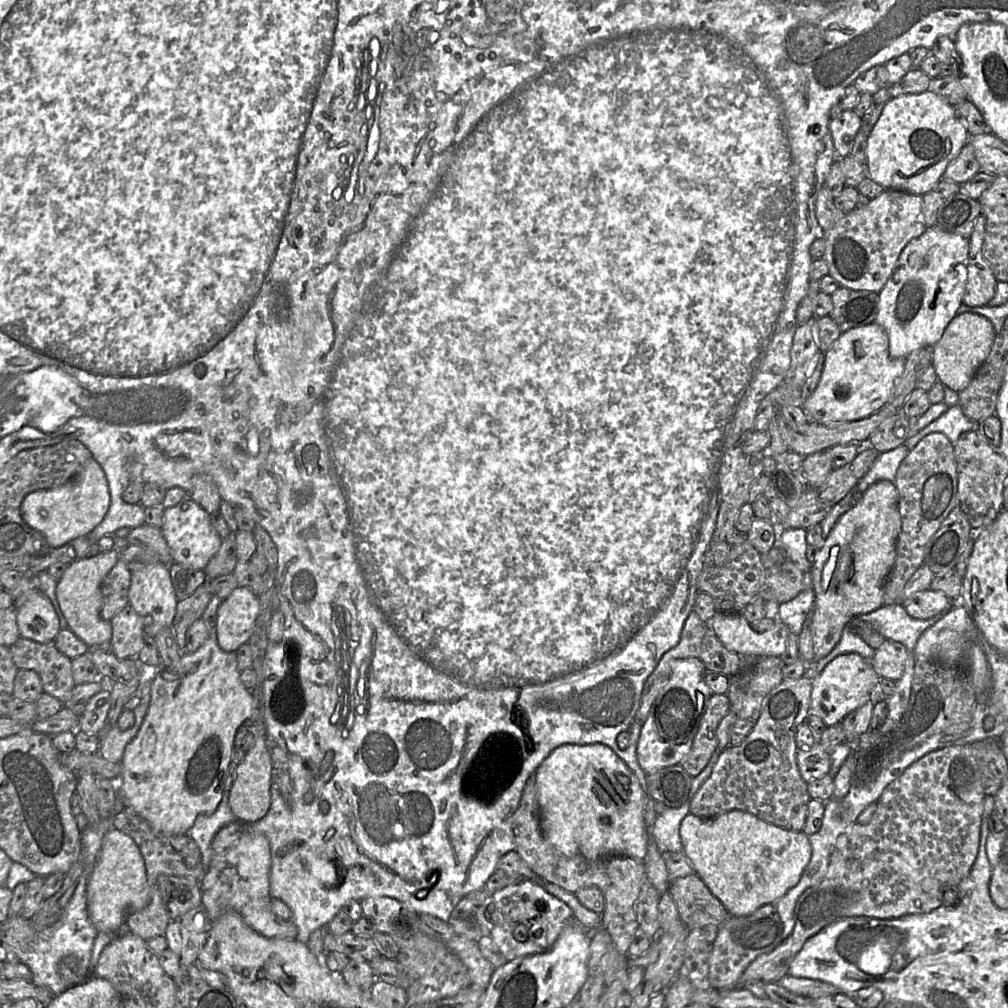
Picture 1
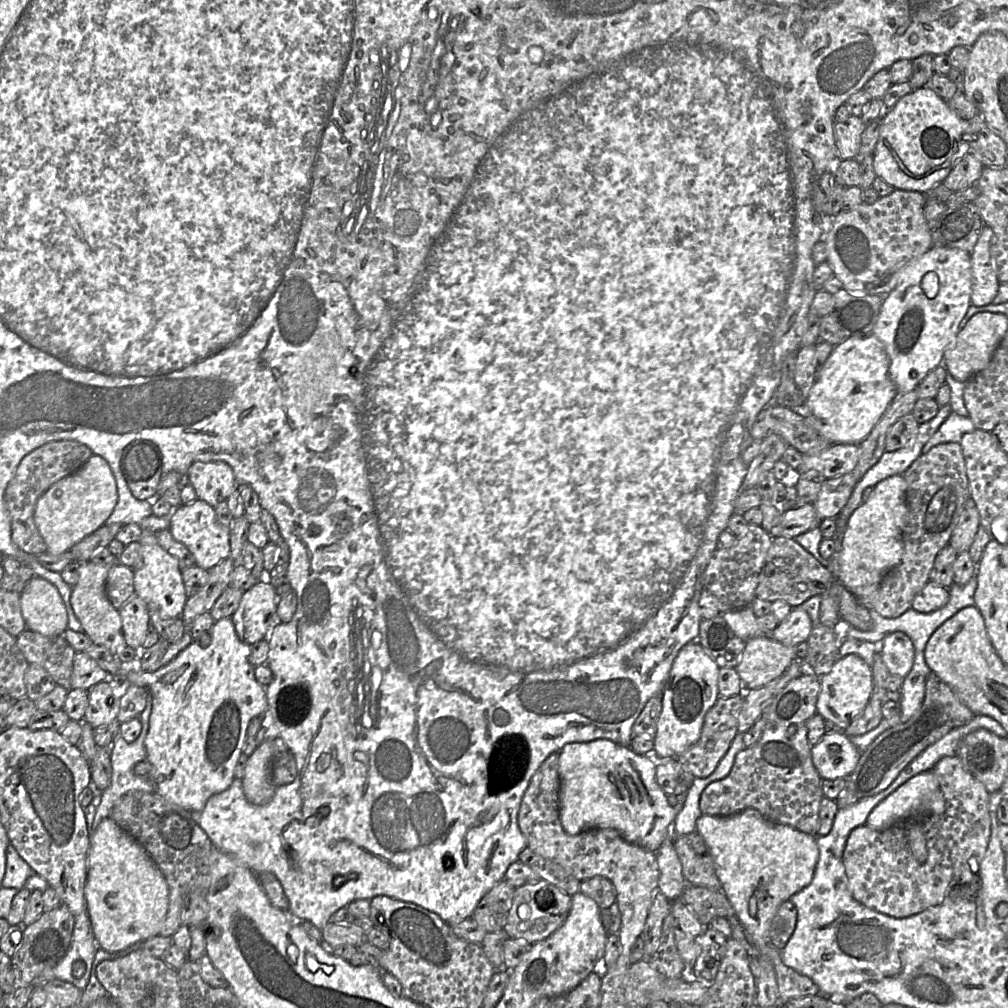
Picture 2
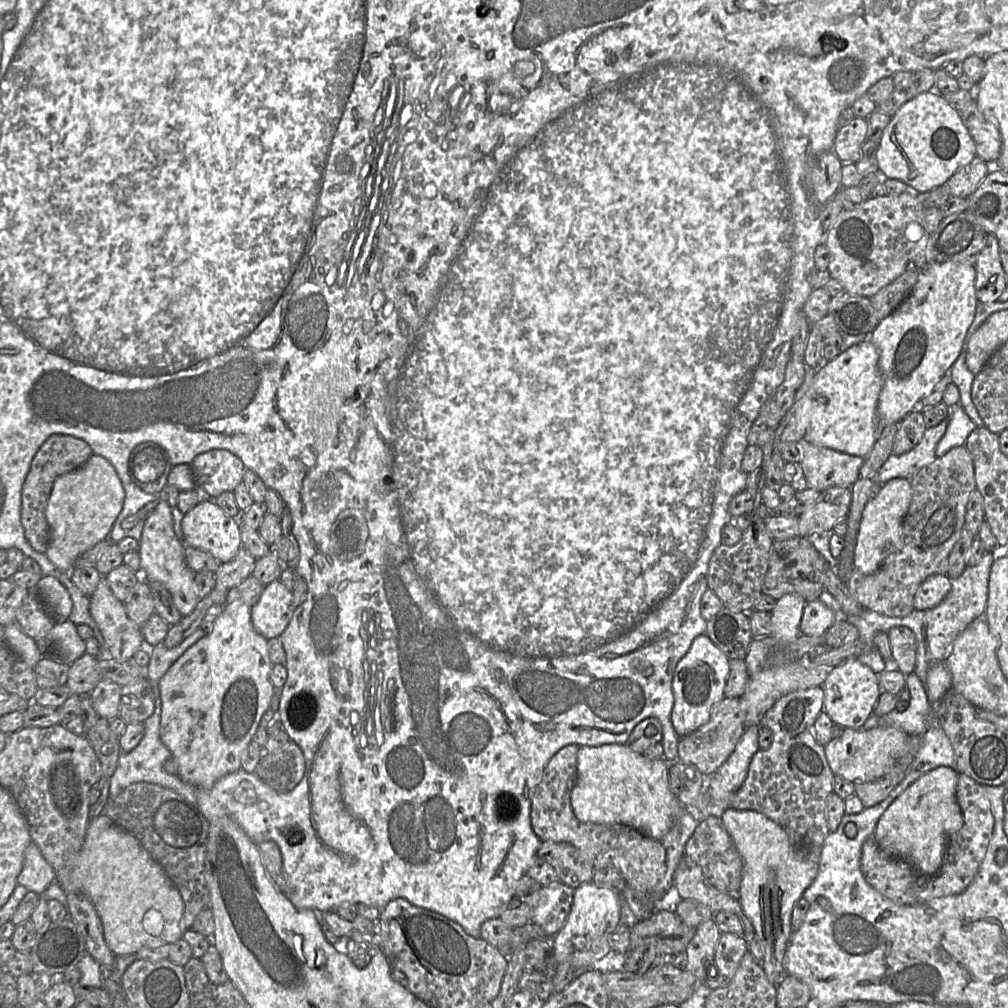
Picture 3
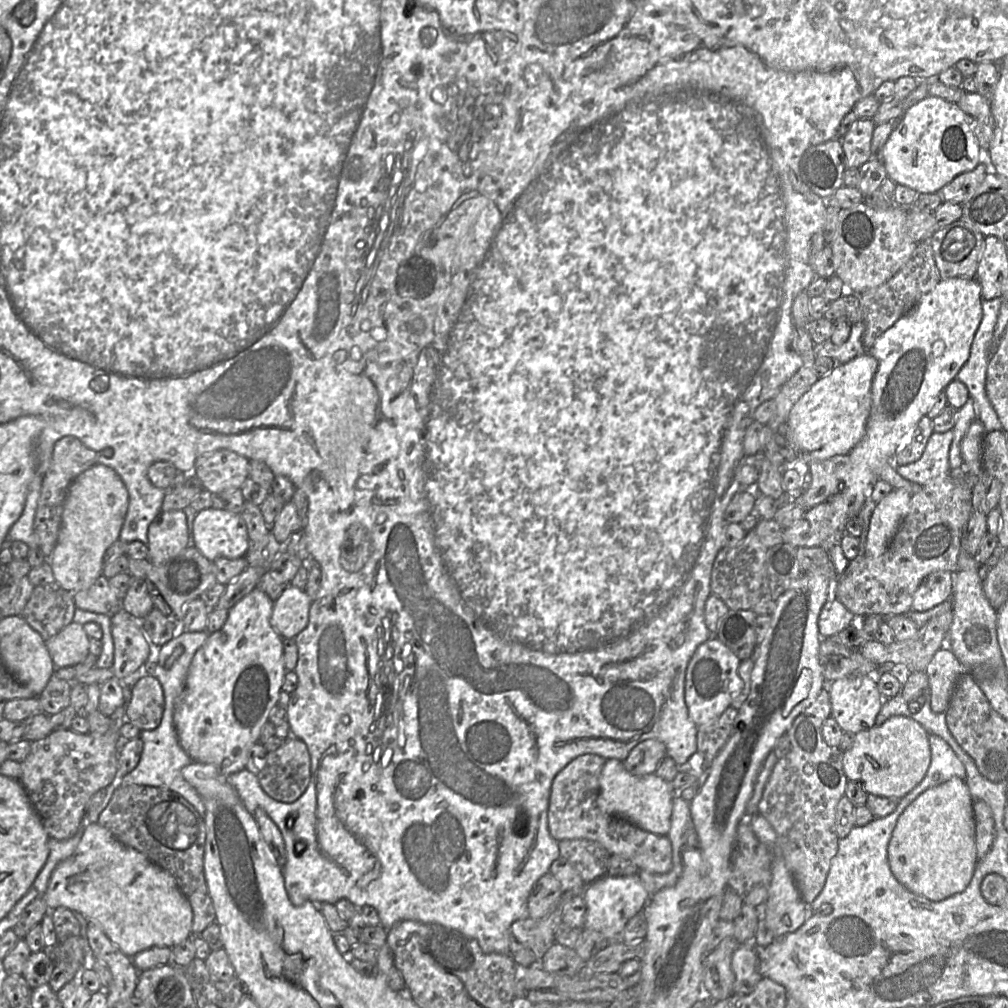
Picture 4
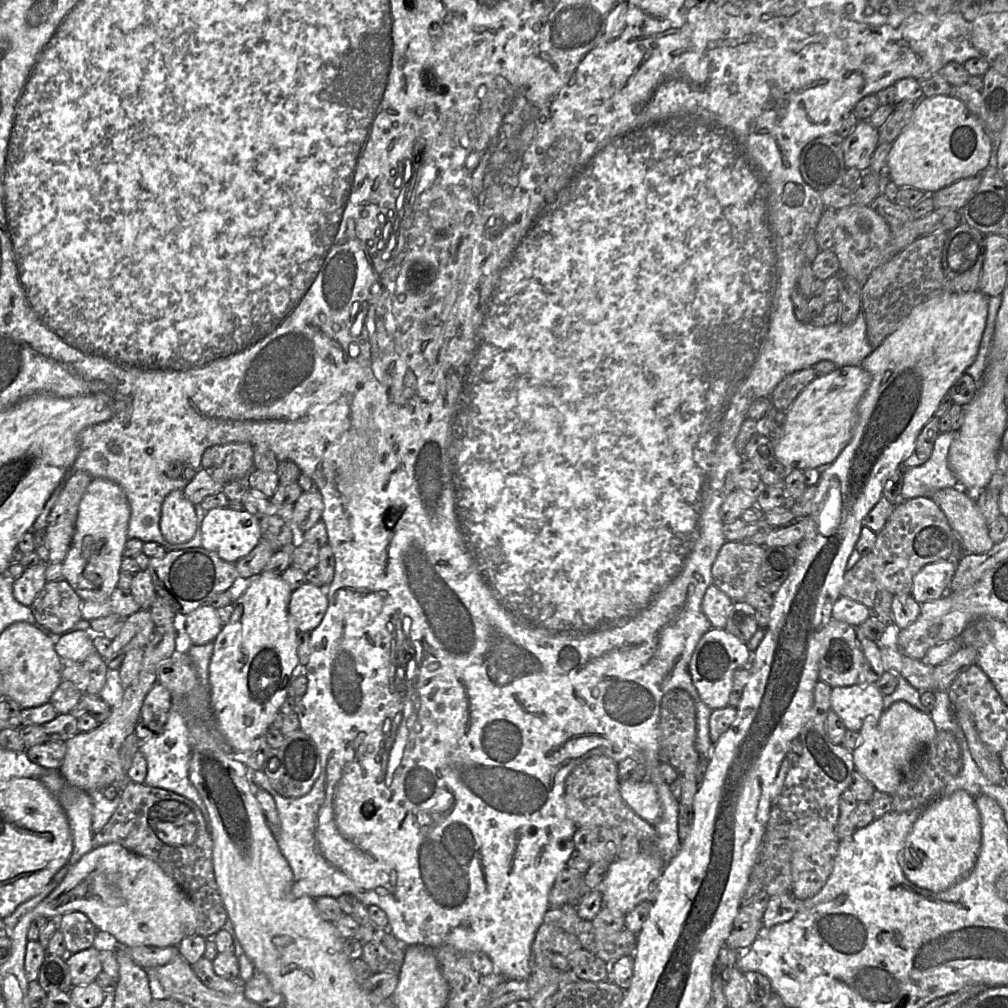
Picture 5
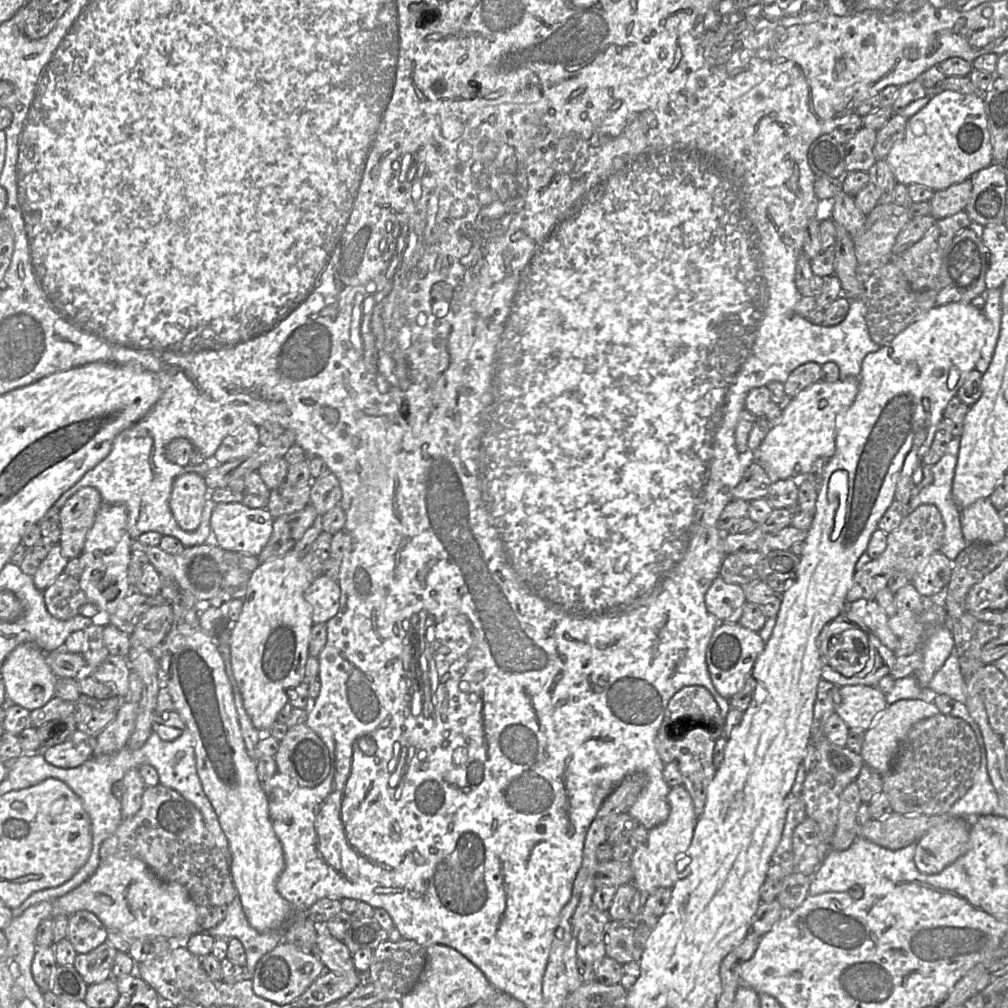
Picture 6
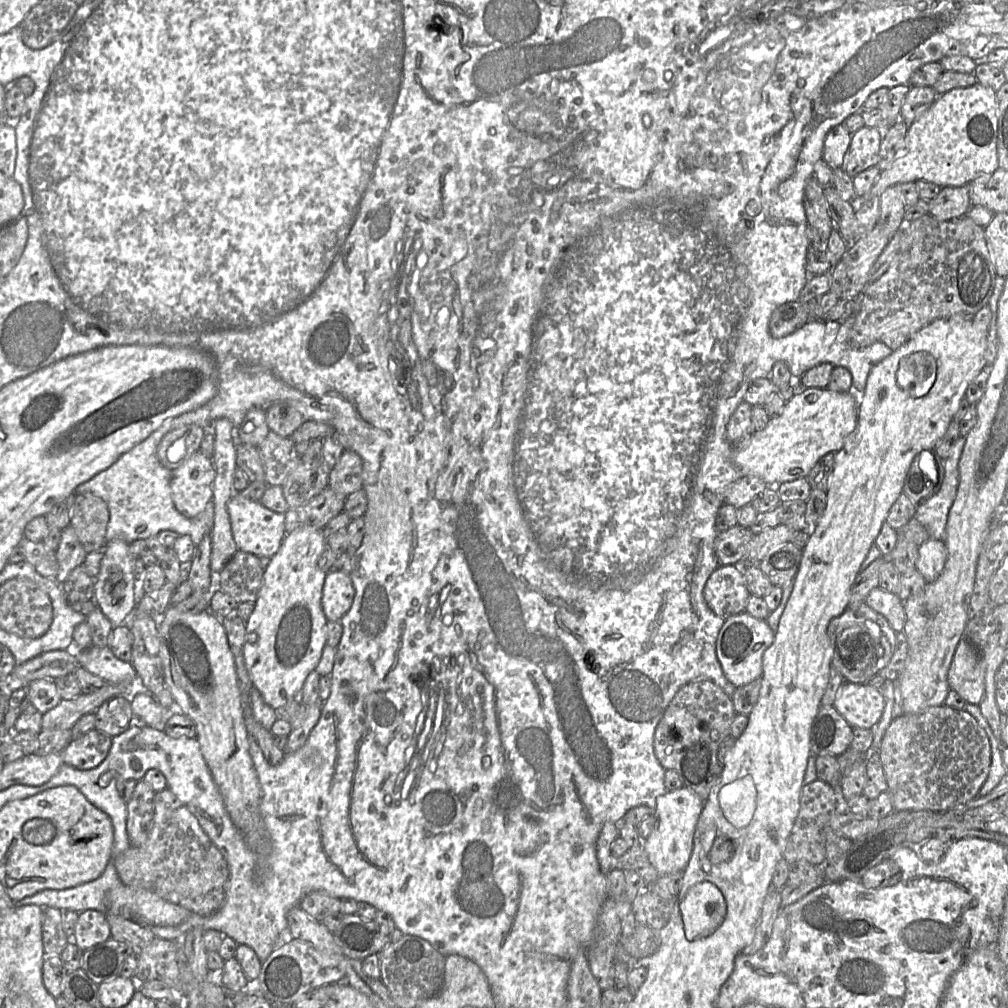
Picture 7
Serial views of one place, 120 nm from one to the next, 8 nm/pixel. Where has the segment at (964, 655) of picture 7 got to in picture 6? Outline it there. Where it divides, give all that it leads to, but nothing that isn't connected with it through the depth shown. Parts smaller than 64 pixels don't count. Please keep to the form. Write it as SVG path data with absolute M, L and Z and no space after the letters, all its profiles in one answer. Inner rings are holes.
M953 651L933 676L927 691L931 694L945 694L961 703L966 702L966 684L957 656Z

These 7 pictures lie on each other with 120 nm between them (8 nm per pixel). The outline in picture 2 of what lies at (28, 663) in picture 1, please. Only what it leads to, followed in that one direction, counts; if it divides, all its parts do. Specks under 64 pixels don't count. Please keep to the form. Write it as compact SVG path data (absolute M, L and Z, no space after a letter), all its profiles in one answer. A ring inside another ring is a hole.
M25 630L17 637L17 646L32 665L45 669L57 686L68 691L73 669L74 649L60 636L44 636Z

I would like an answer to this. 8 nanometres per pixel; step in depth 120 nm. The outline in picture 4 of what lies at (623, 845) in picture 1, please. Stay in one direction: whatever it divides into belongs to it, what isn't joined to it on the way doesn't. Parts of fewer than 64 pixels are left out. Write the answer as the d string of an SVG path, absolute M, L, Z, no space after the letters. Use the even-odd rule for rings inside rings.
M611 758L605 761L599 784L597 805L602 812L625 819L647 832L667 836L675 795L671 783L656 774L633 775L625 769L622 761Z

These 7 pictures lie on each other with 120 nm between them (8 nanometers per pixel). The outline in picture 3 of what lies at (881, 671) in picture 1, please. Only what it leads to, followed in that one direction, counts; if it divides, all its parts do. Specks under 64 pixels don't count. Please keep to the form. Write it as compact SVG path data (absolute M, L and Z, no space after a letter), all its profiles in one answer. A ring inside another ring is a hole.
M895 626L888 631L891 646L891 664L904 675L914 672L916 665L916 638L905 626Z

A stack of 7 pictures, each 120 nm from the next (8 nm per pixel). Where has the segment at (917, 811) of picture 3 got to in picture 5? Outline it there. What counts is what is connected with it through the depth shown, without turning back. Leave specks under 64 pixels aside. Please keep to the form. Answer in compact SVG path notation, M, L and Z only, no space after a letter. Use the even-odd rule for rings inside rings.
M964 790L938 797L914 822L897 859L905 877L920 888L943 892L965 880L981 847L981 817L975 798Z

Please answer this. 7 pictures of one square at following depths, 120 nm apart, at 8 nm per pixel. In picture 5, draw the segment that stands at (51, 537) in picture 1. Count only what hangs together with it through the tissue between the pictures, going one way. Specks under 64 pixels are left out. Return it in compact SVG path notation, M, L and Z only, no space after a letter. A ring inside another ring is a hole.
M105 478L91 480L79 504L71 546L62 561L64 579L83 601L104 602L118 587L130 514L129 500L117 483Z

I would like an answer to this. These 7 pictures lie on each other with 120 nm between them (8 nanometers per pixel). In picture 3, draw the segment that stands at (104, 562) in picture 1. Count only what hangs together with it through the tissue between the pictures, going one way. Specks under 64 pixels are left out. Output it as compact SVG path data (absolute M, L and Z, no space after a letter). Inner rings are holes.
M106 576L100 580L90 598L90 614L96 622L107 647L108 656L119 662L128 662L141 648L145 648L145 640L141 627L134 623L126 614L124 603L112 593Z

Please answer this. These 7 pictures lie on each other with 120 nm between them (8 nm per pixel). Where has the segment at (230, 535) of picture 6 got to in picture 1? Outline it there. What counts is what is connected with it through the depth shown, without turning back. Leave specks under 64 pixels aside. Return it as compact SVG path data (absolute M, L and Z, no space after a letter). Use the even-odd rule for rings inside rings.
M189 497L164 510L160 529L170 549L173 562L190 569L204 571L223 542L210 523L210 514Z

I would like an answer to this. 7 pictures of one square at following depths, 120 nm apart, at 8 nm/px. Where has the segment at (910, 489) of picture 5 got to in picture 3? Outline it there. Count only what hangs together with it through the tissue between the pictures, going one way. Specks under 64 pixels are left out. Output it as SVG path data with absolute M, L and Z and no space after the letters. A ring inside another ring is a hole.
M949 419L937 426L925 430L922 440L909 452L891 454L882 465L876 476L876 482L883 485L894 478L910 478L922 467L931 464L937 458L936 448L946 432Z

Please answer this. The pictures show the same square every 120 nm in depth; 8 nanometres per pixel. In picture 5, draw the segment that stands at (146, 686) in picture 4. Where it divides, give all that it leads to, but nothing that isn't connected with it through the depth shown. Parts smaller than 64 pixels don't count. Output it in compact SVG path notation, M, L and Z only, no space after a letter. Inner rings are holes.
M159 681L146 695L140 711L140 722L154 732L163 731L169 719L172 700L169 690Z

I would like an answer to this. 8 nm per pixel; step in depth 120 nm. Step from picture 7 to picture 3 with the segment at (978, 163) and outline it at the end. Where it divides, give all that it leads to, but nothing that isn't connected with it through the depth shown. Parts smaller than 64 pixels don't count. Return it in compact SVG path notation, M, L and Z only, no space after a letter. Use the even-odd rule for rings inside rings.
M935 90L921 93L899 108L883 130L876 152L881 176L899 180L915 193L928 192L945 184L975 156L975 142L960 113Z

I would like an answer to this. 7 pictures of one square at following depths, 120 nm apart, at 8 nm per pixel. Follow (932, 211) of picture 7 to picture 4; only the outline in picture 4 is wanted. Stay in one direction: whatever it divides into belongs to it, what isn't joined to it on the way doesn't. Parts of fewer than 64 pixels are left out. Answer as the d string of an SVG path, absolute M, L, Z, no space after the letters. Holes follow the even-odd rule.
M979 162L973 170L959 174L936 193L939 193L945 202L962 204L972 196L986 174L986 166Z

